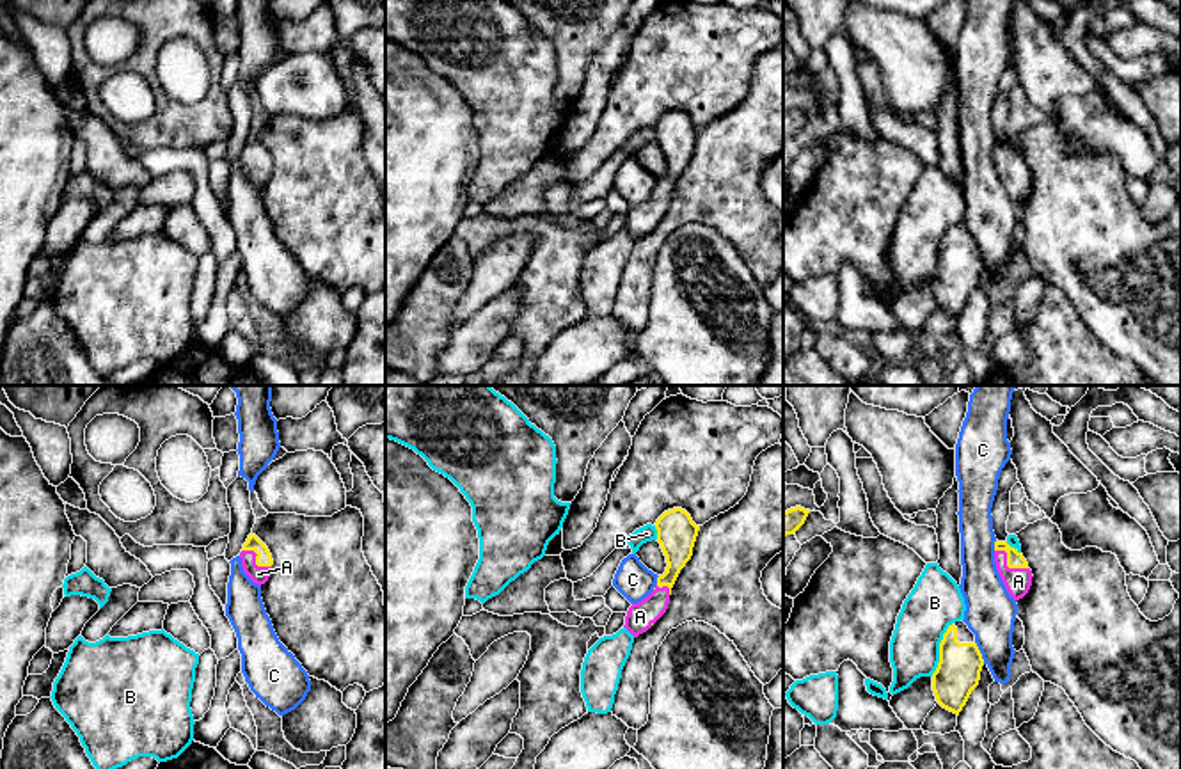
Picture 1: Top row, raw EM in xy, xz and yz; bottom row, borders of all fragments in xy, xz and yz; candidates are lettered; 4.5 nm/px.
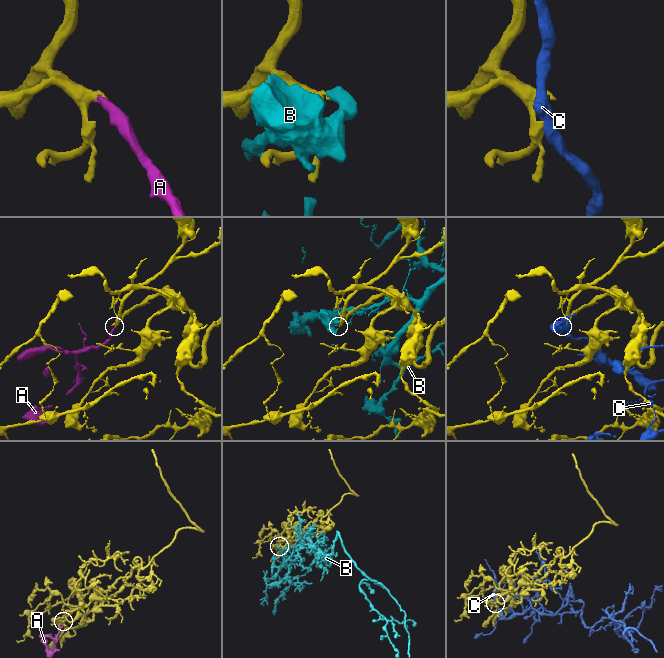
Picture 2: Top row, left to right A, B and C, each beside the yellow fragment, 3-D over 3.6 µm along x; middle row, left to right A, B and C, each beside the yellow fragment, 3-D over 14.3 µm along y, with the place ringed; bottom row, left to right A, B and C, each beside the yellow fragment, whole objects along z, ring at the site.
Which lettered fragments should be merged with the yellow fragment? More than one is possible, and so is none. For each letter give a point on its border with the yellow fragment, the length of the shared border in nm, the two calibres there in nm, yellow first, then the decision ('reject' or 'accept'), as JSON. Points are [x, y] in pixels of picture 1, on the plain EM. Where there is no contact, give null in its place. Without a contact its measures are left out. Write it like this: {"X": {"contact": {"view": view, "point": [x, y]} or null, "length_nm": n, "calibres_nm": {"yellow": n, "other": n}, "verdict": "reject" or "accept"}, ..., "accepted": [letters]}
{"A": {"contact": {"view": "yz", "point": [1007, 166]}, "length_nm": 180, "calibres_nm": {"yellow": 80, "other": 120}, "verdict": "accept"}, "B": {"contact": {"view": "yz", "point": [940, 251]}, "length_nm": 260, "calibres_nm": {"yellow": 200, "other": 240}, "verdict": "reject"}, "C": {"contact": {"view": "yz", "point": [979, 254]}, "length_nm": 110, "calibres_nm": {"yellow": 200, "other": 220}, "verdict": "reject"}, "accepted": ["A"]}

